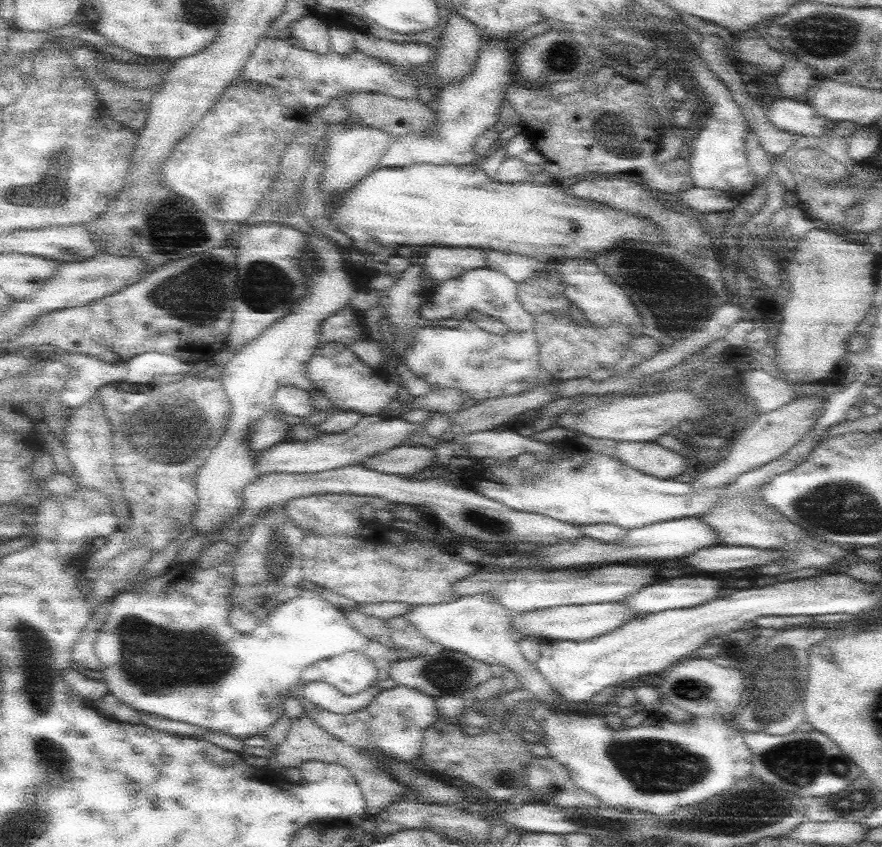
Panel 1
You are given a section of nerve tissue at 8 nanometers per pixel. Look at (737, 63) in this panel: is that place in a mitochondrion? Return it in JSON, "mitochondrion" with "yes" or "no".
{"mitochondrion":"no"}

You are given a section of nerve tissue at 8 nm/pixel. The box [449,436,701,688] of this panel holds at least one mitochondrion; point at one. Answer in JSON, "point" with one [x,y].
{"point":[484,522]}

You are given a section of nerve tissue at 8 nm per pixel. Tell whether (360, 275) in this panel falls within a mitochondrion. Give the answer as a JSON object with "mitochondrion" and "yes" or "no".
{"mitochondrion":"no"}

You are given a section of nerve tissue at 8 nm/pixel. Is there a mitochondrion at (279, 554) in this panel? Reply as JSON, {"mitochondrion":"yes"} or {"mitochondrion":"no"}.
{"mitochondrion":"yes"}

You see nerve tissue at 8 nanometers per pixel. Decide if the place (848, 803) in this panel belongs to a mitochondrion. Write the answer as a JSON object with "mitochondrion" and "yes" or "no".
{"mitochondrion":"yes"}

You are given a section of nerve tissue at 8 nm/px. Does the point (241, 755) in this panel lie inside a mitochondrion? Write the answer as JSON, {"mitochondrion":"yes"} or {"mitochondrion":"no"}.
{"mitochondrion":"no"}

